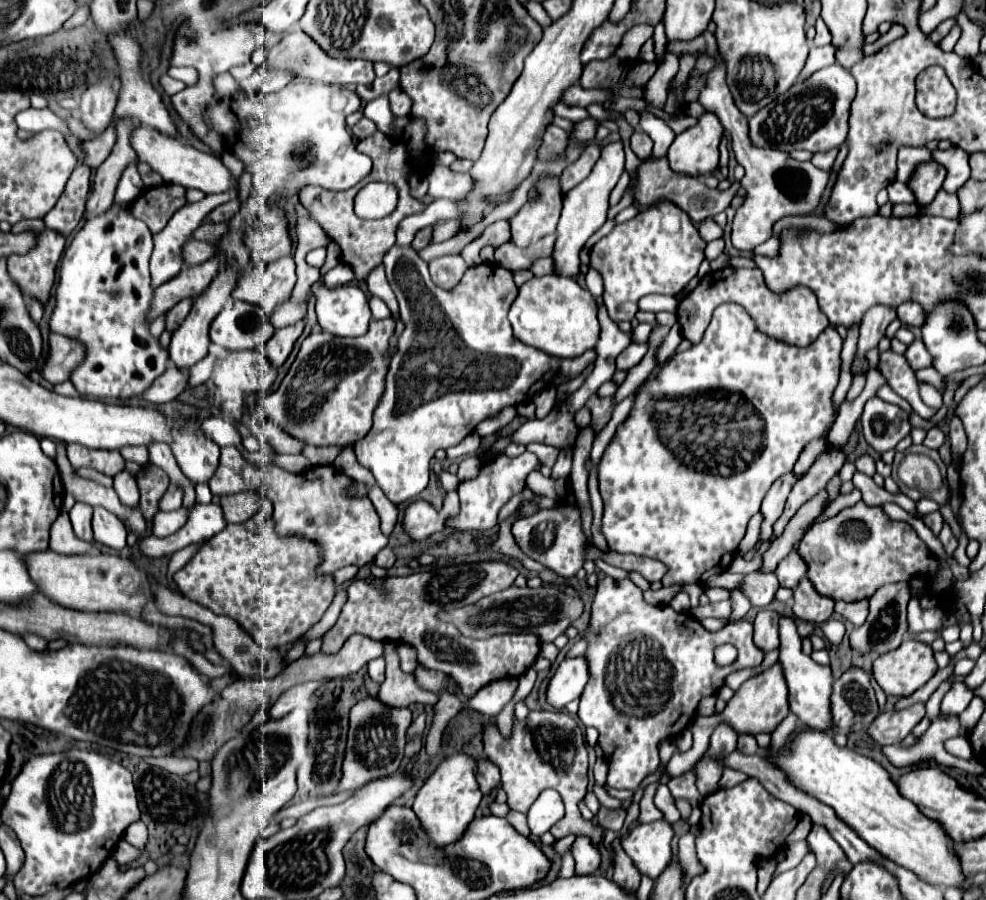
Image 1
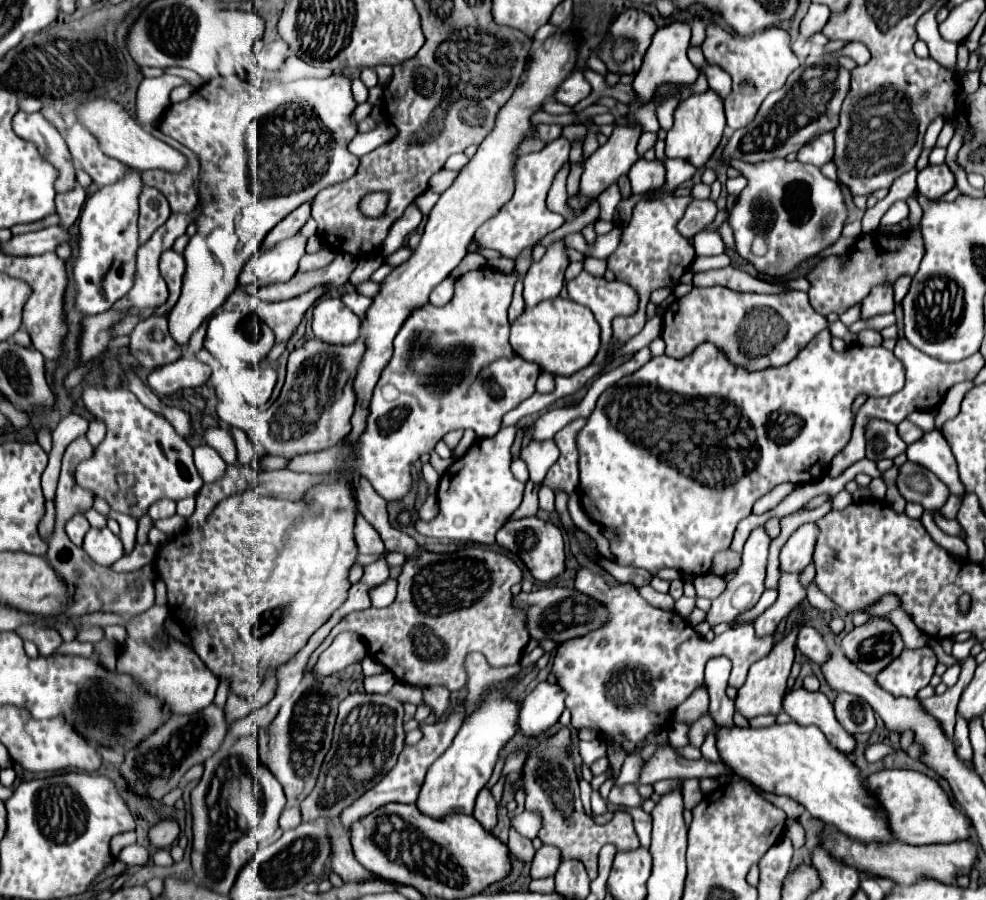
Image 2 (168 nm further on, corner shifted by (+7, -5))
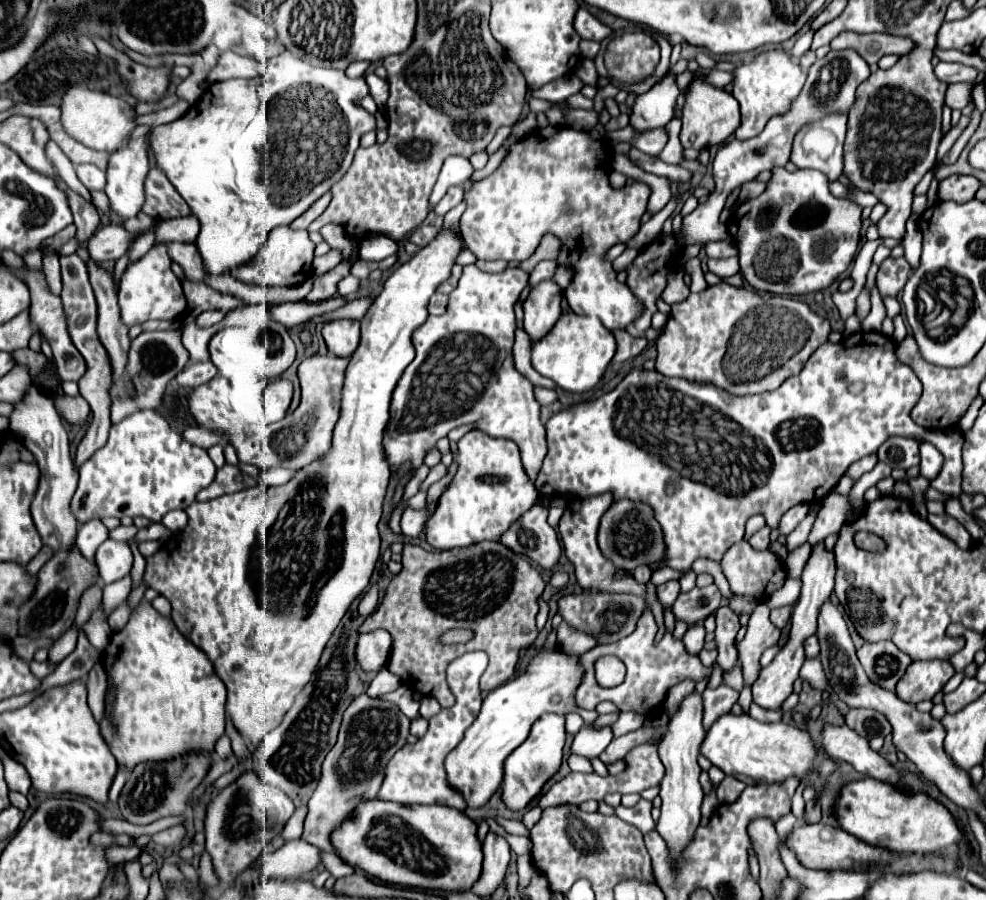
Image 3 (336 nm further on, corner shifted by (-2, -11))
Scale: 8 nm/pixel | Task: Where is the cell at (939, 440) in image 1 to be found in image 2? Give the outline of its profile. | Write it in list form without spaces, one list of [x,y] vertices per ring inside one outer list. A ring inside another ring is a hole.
[[[934,429],[934,431],[924,433],[922,439],[908,445],[906,455],[908,455],[908,461],[922,465],[924,469],[932,471],[942,483],[946,483],[946,487],[950,489],[952,495],[962,497],[966,493],[964,485],[960,481],[950,445],[940,431]]]

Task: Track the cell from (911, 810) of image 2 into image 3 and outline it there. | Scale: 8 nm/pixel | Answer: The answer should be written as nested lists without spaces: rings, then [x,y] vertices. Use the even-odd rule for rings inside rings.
[[[877,779],[847,783],[833,803],[833,817],[849,835],[893,853],[929,853],[951,847],[961,837],[953,815],[941,803],[933,801],[923,791],[905,795],[901,789]]]

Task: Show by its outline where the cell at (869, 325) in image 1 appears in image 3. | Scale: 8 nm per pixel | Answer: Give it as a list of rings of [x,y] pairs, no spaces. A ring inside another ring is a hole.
[[[887,257],[881,267],[879,267],[879,273],[877,273],[877,287],[879,287],[879,293],[885,297],[897,297],[897,293],[903,289],[903,285],[907,283],[911,275],[911,267],[909,263],[899,257],[899,259],[891,259]]]

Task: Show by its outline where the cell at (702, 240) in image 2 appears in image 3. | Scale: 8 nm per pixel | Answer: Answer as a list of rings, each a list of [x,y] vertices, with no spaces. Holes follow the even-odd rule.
[[[729,257],[729,259],[709,259],[709,271],[713,271],[715,275],[719,275],[721,279],[737,275],[739,273],[739,263],[737,257]]]

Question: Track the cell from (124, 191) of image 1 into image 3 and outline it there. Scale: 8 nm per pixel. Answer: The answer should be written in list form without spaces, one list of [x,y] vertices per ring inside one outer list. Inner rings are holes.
[[[79,165],[77,167],[77,177],[89,191],[105,189],[105,177],[107,175],[105,175],[105,171],[101,171],[95,165]]]

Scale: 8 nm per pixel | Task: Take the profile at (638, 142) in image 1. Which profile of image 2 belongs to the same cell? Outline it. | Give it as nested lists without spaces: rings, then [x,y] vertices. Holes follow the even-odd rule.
[[[642,133],[640,135],[640,141],[638,141],[638,147],[636,147],[636,151],[640,153],[640,157],[650,149],[650,147],[654,147],[654,143],[656,143],[656,133]]]

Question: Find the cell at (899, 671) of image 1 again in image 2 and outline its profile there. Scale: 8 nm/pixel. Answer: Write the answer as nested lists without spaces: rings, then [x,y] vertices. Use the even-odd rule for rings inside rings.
[[[930,647],[904,649],[896,661],[876,675],[876,681],[894,697],[916,697],[930,683],[936,663],[938,659]]]

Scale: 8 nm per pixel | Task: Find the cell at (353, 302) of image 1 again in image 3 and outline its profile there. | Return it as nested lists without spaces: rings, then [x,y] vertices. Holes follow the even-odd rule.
[[[335,319],[323,325],[323,339],[331,355],[351,357],[359,345],[359,321]]]

